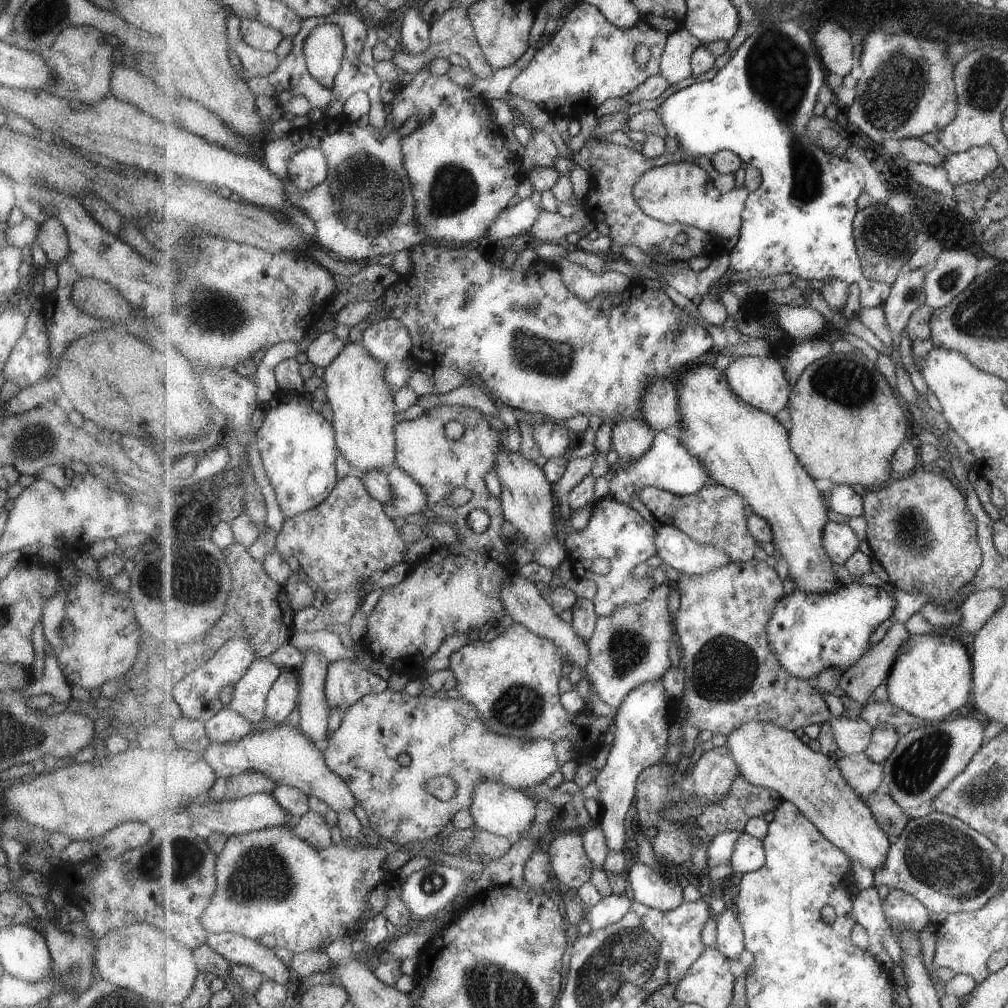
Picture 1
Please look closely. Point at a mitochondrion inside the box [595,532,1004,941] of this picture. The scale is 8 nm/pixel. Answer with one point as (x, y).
(944, 858)

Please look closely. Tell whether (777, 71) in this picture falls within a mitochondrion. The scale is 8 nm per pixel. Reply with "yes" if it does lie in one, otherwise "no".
yes

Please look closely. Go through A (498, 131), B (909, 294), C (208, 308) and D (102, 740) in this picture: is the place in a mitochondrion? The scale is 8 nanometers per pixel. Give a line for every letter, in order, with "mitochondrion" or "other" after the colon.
A: other
B: mitochondrion
C: mitochondrion
D: other

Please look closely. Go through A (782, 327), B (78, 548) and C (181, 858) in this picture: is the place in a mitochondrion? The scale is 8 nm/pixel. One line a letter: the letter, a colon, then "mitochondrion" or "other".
A: other
B: other
C: mitochondrion

